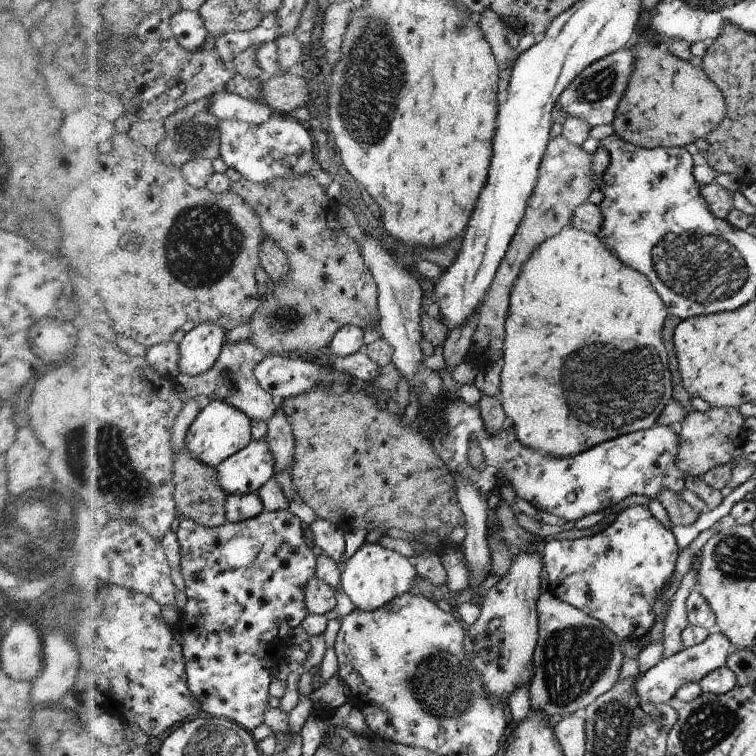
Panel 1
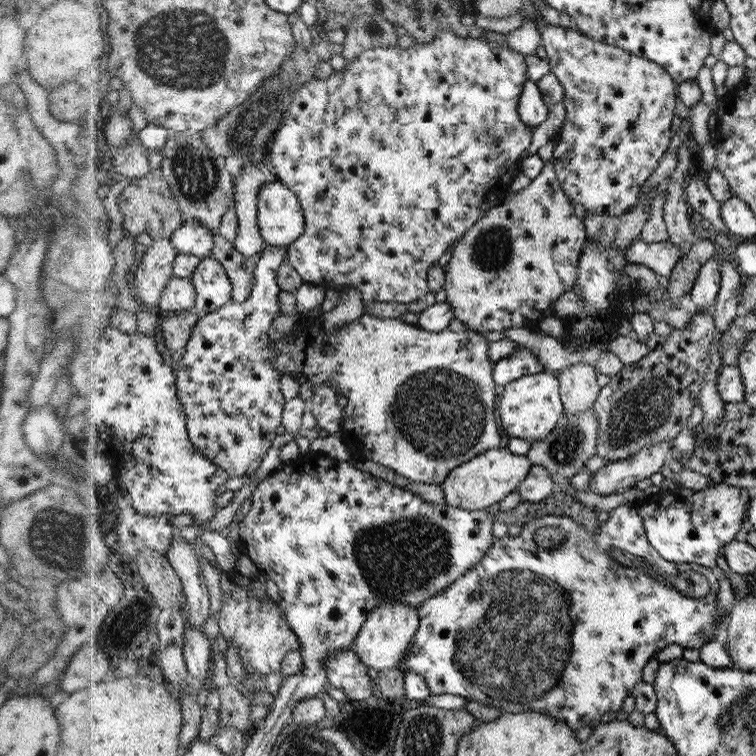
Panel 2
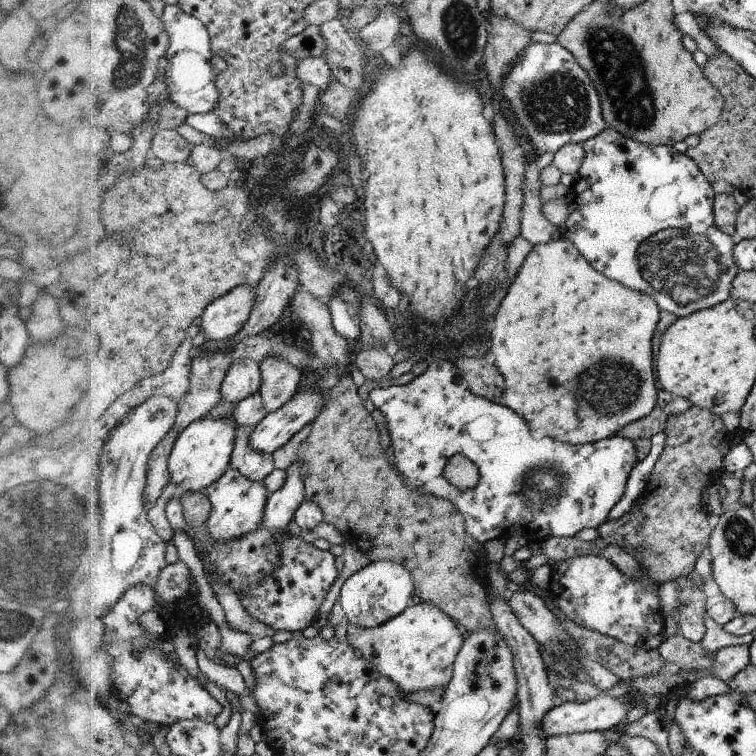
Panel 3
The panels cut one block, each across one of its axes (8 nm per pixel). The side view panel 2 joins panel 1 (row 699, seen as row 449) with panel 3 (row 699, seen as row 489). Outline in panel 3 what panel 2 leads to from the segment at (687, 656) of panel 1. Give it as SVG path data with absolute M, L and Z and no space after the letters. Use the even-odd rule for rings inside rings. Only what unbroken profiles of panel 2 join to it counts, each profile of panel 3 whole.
M608 694L598 695L586 702L566 701L554 706L542 718L542 730L546 738L588 731L607 731L626 721L628 701Z

